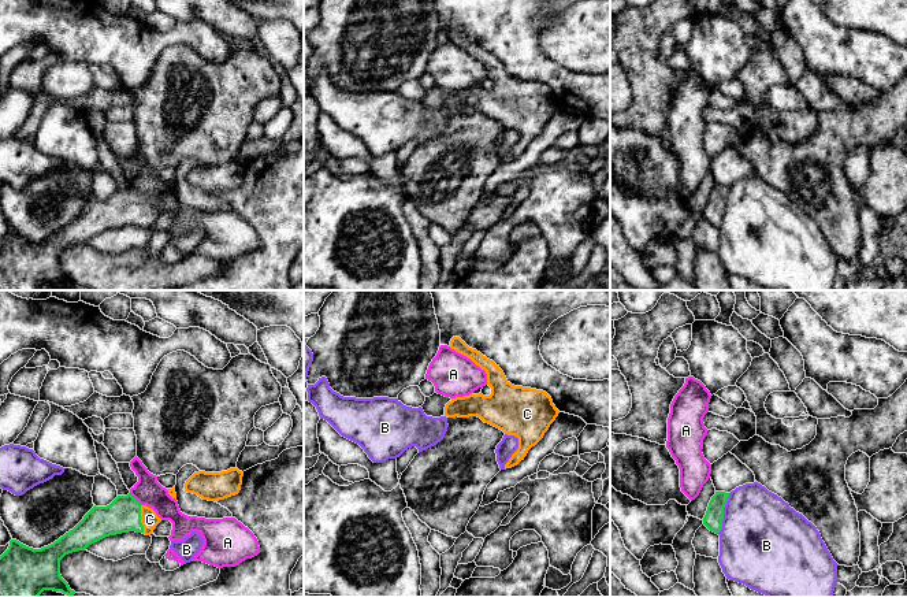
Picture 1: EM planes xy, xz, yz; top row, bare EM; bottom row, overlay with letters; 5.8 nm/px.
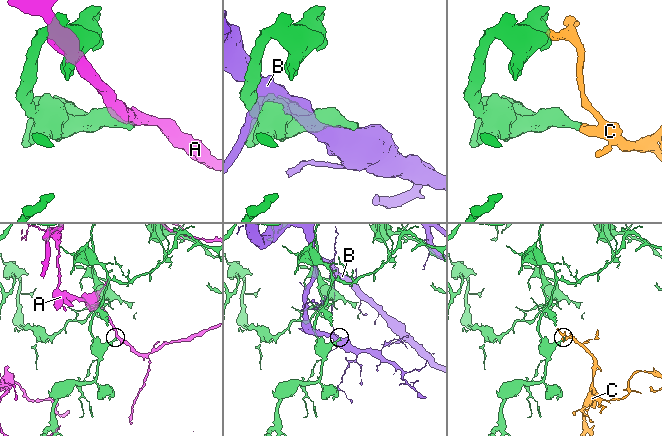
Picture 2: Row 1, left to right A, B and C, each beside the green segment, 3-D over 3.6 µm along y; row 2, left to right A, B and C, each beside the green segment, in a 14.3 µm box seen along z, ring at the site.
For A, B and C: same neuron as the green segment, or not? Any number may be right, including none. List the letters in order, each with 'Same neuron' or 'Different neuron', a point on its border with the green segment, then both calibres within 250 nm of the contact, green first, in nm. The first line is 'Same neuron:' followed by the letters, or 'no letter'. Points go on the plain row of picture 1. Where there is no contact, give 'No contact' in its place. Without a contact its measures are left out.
Same neuron: C
A: Different neuron. Touches green at xy (134, 192). Thickness 200 nm (green) against 160 nm
B: Different neuron. Touches green at yz (723, 207). Thickness 110 nm (green) against 460 nm
C: Same neuron. Touches green at xy (140, 212). Thickness 200 nm (green) against 100 nm

